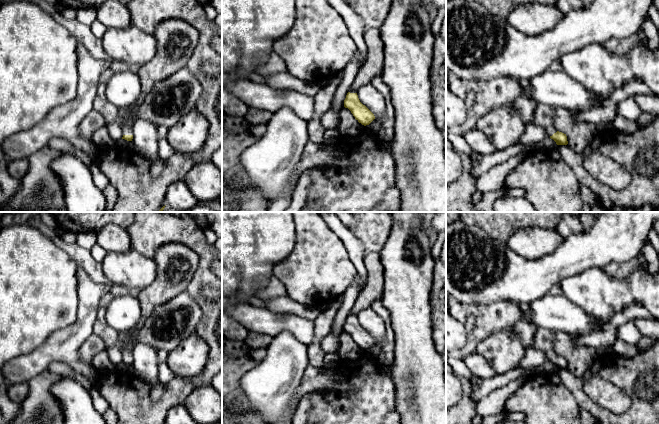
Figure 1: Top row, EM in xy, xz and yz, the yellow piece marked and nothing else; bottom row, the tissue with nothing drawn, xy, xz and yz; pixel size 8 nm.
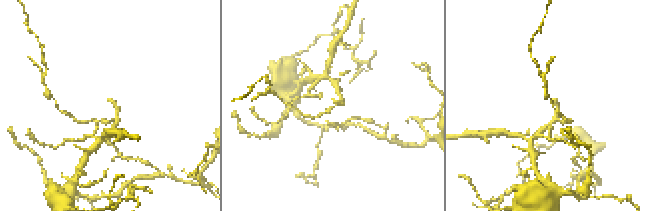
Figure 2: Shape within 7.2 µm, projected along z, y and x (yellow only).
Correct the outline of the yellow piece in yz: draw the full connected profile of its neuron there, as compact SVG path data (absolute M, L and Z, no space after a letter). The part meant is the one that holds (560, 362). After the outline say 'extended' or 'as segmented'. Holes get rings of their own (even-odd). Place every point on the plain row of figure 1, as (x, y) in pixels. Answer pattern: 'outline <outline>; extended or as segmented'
outline M542 328L538 329L534 337L533 349L543 351L557 369L568 368L566 358L557 355L554 350L554 333L551 331Z; extended

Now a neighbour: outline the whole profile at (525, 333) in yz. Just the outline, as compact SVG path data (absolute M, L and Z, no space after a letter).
M516 323L513 326L513 336L521 341L526 350L533 349L533 341L537 330L538 327L535 325Z

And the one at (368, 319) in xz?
M370 308L363 309L357 315L360 326L365 329L375 340L375 343L364 352L371 358L380 361L382 344L386 335L384 320Z

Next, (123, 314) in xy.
M123 295L114 297L106 308L106 322L120 334L135 329L142 318L137 297Z

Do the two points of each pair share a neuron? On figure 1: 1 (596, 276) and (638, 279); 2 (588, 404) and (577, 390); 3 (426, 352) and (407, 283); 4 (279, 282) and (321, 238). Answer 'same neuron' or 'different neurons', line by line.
1: same neuron
2: same neuron
3: same neuron
4: same neuron

